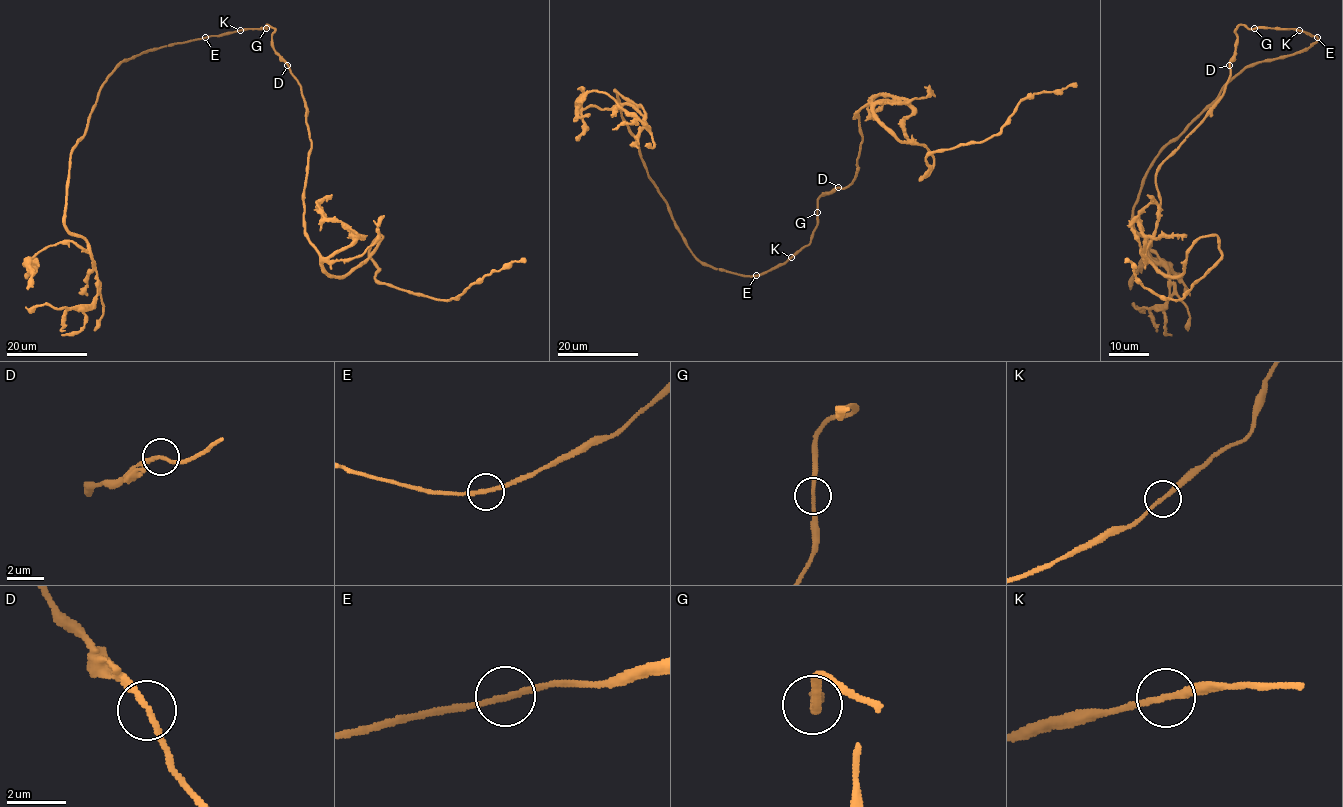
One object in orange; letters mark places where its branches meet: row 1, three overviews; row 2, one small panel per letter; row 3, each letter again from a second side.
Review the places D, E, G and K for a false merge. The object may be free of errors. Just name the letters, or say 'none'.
none

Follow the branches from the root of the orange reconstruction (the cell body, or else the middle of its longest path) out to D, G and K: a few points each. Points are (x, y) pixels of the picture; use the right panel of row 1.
D: (1236, 28), (1237, 45), (1229, 65)
G: (1236, 28), (1241, 24), (1254, 28)
K: (1236, 28), (1244, 24), (1251, 29), (1299, 30)

